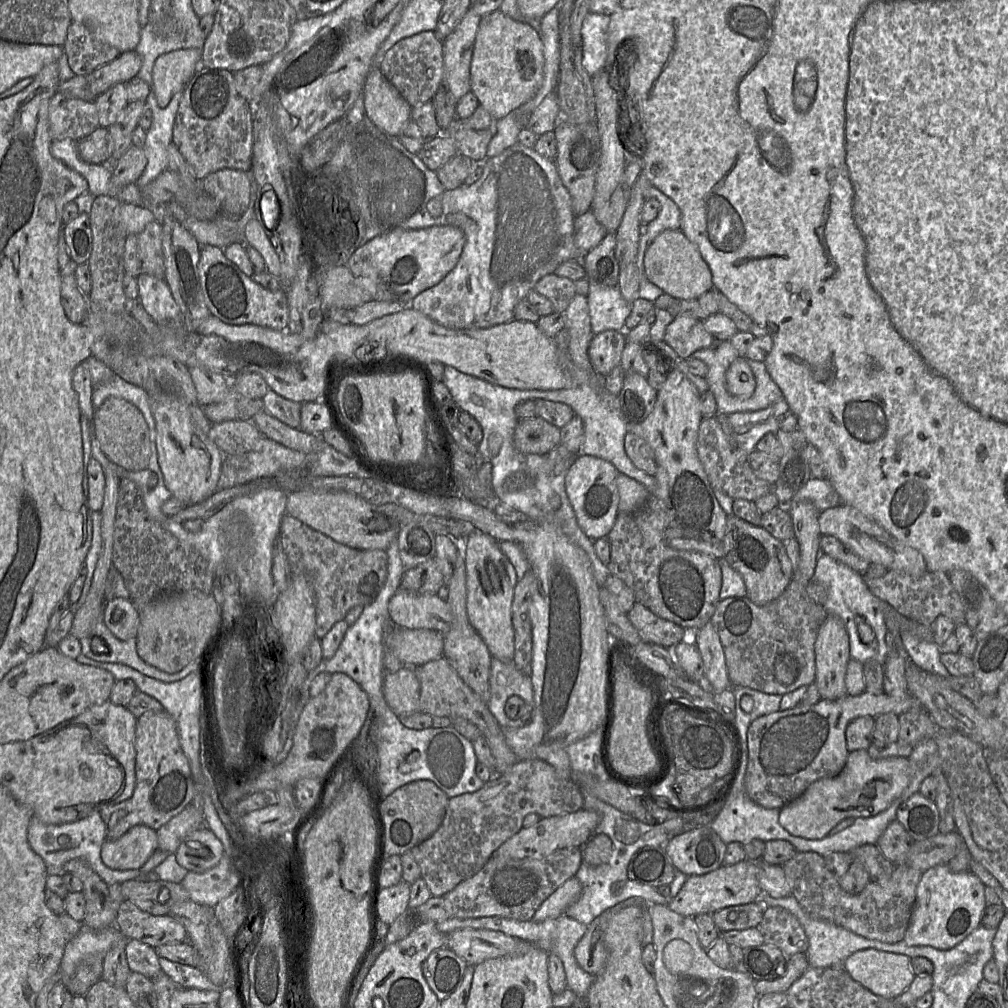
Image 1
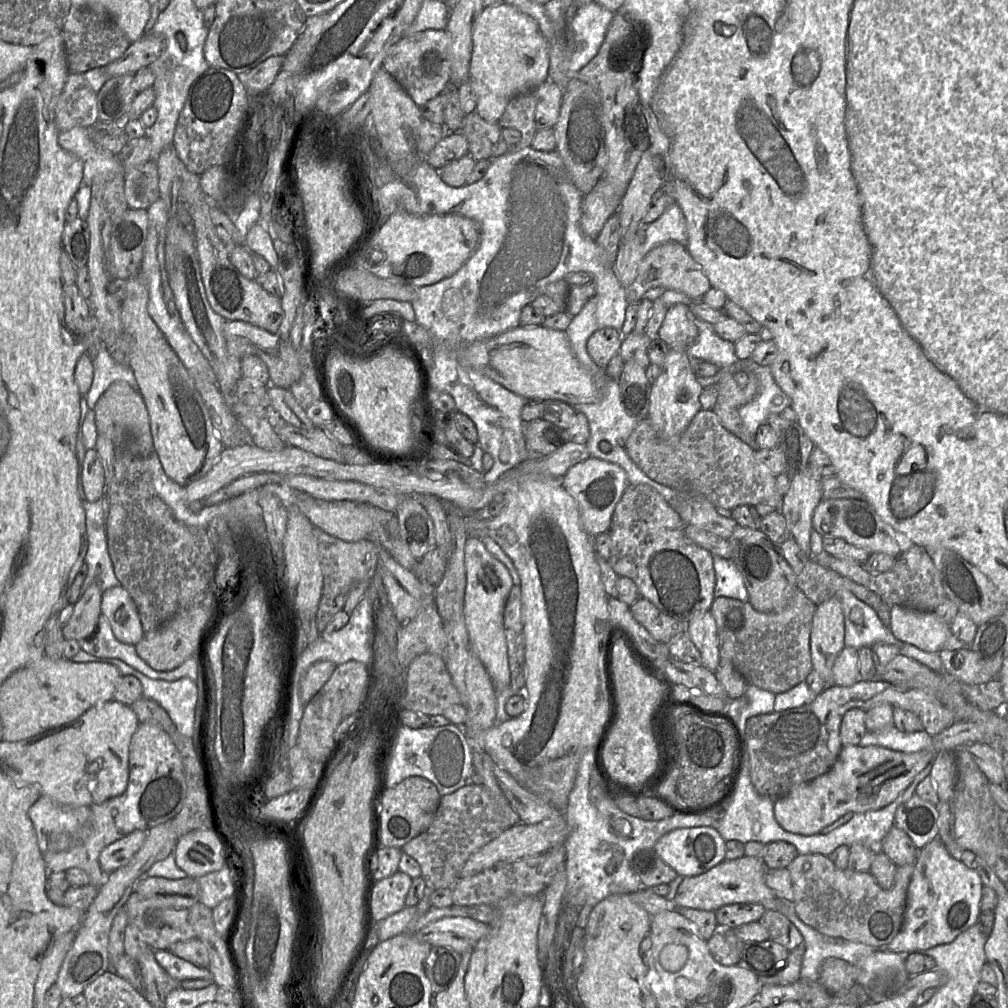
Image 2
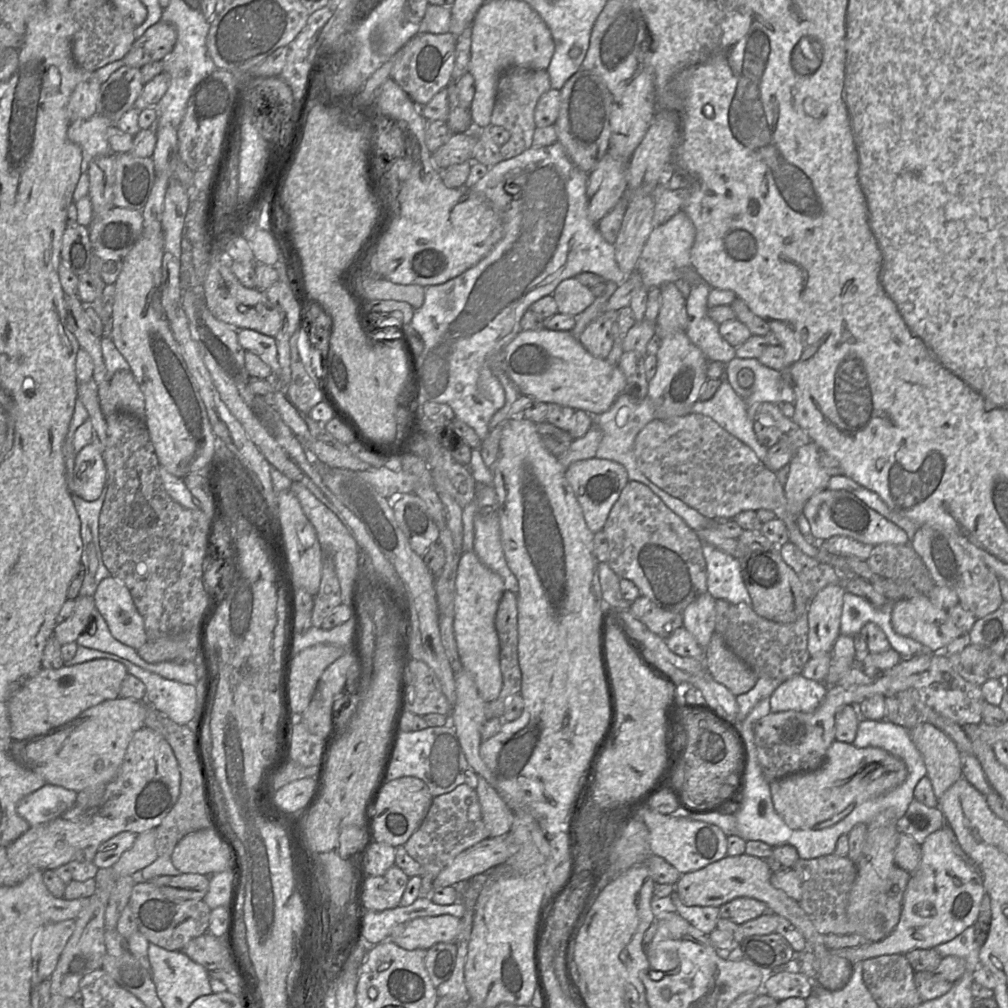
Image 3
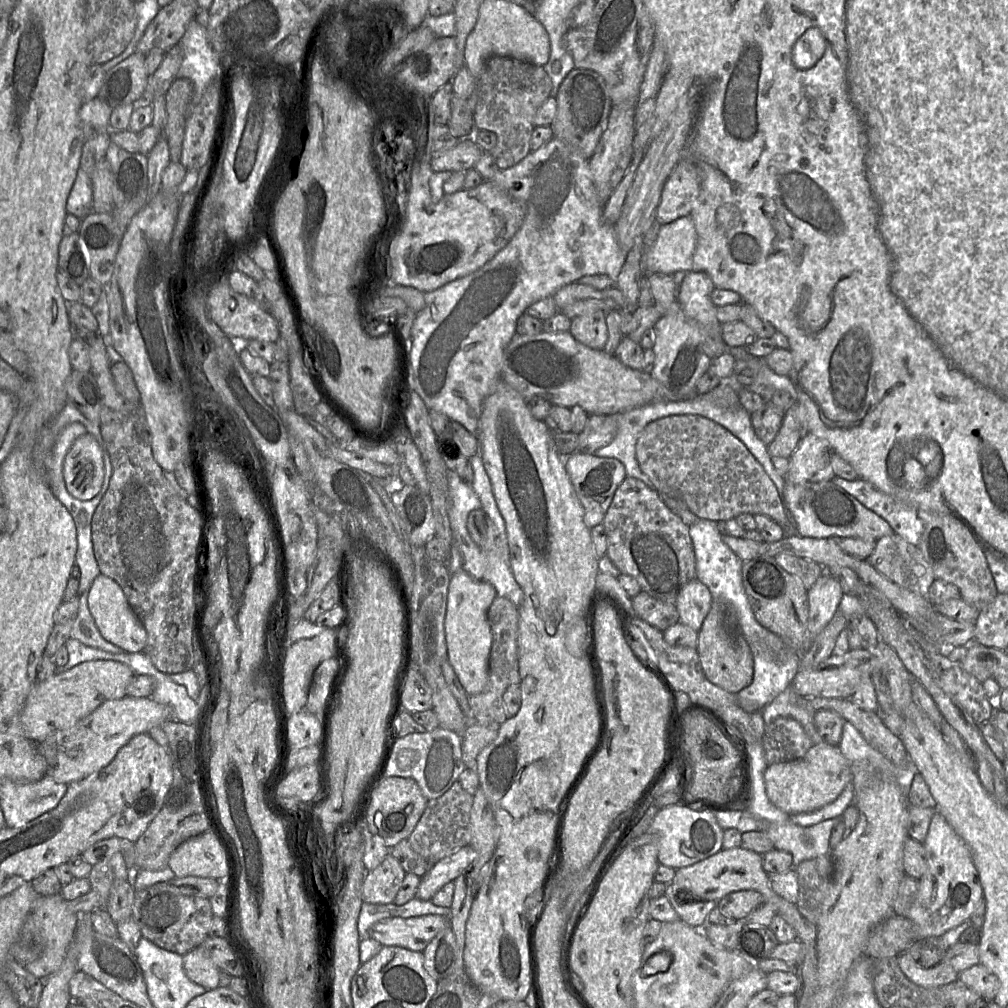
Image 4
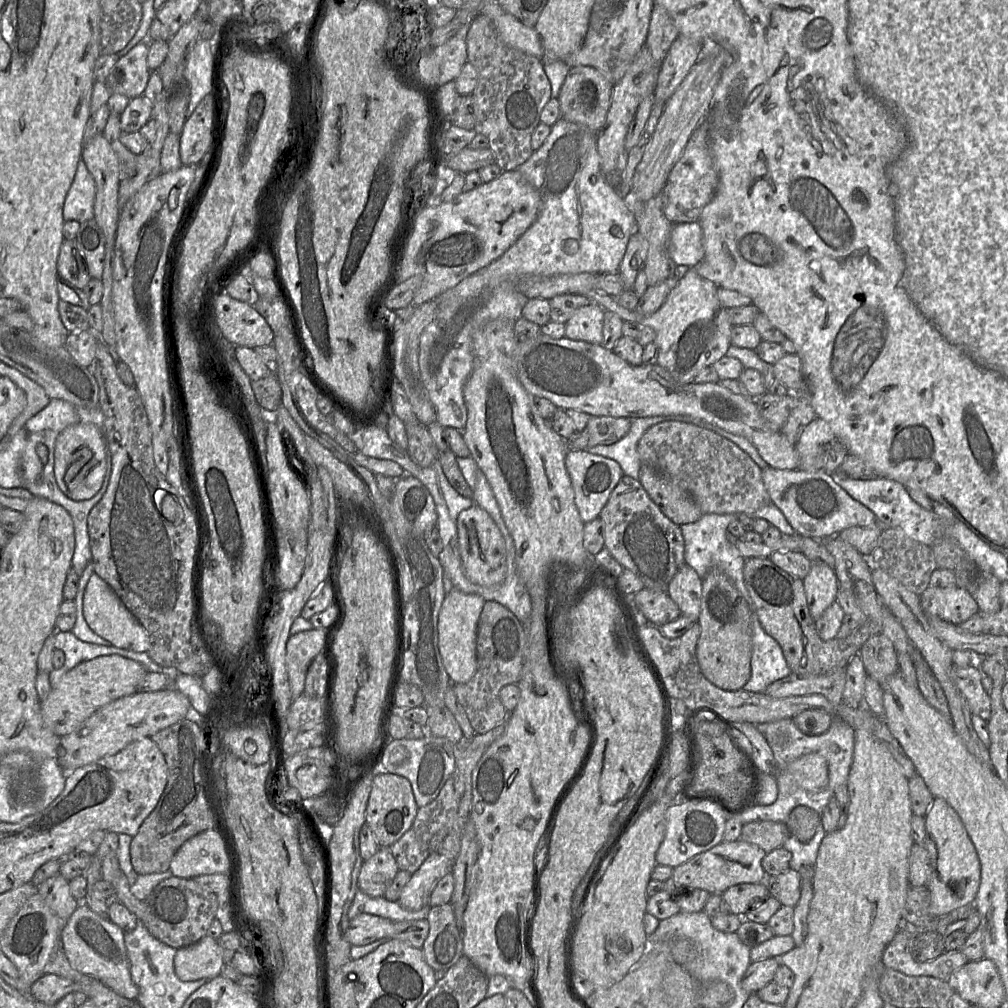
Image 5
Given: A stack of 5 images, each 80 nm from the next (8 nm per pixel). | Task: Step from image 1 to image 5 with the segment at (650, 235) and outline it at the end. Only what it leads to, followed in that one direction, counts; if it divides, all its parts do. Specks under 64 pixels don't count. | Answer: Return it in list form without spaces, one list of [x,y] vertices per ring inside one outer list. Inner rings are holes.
[[[698,222],[674,224],[668,254],[676,266],[696,266],[704,257],[703,232]]]

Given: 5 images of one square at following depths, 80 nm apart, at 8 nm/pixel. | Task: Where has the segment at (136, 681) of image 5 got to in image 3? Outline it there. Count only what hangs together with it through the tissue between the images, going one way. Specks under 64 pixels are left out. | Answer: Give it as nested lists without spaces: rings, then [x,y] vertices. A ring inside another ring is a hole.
[[[101,658],[58,669],[40,669],[10,697],[8,712],[13,740],[43,736],[77,718],[87,709],[119,697],[127,668],[116,660]]]

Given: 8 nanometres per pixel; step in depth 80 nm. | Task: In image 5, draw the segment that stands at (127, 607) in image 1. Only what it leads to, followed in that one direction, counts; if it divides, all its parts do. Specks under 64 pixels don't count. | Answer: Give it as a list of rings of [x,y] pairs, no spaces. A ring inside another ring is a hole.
[[[95,573],[90,577],[85,590],[83,611],[90,628],[114,647],[134,652],[148,652],[150,639],[144,626],[125,606],[109,584]]]

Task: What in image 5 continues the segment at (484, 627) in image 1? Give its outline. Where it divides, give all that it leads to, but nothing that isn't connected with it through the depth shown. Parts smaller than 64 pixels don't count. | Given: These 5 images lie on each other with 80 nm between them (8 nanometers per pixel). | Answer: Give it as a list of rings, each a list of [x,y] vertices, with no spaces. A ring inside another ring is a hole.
[[[451,588],[446,594],[438,616],[438,647],[443,665],[453,683],[467,683],[477,670],[477,630],[486,600],[479,595]]]

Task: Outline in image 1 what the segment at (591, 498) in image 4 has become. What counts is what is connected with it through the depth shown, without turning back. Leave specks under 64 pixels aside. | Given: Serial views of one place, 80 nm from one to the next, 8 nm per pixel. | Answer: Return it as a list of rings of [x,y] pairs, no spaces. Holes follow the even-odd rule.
[[[577,455],[565,476],[565,489],[577,523],[592,540],[608,537],[618,515],[619,493],[616,478],[619,472],[607,460],[589,455]]]

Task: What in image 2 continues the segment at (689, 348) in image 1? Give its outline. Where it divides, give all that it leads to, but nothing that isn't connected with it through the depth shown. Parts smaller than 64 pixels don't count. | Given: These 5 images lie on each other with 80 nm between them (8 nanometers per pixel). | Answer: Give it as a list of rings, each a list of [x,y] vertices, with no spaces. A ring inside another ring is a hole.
[[[686,304],[668,307],[665,319],[659,329],[658,337],[670,349],[687,350],[698,335],[695,315]]]

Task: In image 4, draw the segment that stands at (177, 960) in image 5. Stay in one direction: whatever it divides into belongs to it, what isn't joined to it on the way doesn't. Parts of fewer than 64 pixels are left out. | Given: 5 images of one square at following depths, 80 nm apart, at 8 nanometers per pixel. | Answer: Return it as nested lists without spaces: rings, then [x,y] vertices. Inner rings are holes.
[[[202,945],[183,955],[183,969],[187,977],[207,990],[219,987],[221,970],[214,964]]]

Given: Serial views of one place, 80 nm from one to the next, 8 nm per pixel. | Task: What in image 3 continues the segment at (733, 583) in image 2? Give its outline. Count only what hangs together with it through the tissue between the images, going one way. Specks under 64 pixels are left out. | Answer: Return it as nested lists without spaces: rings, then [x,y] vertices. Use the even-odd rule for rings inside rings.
[[[702,542],[702,551],[707,567],[707,589],[714,599],[752,607],[739,560],[705,542]]]

